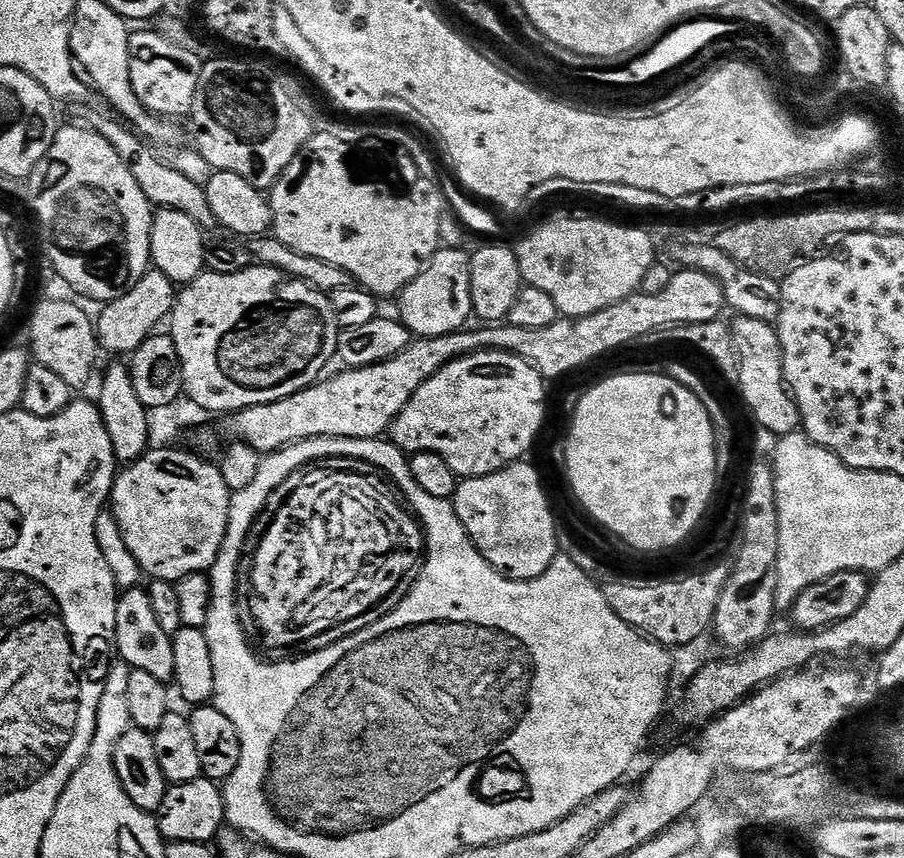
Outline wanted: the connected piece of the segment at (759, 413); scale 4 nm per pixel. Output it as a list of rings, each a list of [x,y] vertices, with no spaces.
[[[736,316],[733,321],[731,321],[730,327],[736,353],[742,354],[744,390],[747,392],[749,403],[755,409],[755,416],[758,417],[760,426],[777,438],[797,431],[801,427],[800,411],[784,380],[782,346],[775,327],[758,318],[746,316]]]

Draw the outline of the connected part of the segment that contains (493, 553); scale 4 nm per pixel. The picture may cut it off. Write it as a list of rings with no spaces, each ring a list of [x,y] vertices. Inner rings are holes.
[[[517,462],[485,476],[469,476],[461,479],[456,485],[456,495],[451,502],[456,511],[458,522],[474,542],[474,546],[504,576],[510,580],[533,580],[542,574],[556,561],[556,526],[557,513],[551,500],[548,499],[546,485],[541,480],[540,469],[535,463]]]

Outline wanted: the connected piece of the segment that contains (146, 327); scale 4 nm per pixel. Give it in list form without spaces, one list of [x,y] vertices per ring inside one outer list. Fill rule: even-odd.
[[[149,270],[133,288],[122,292],[118,299],[107,301],[101,307],[99,316],[94,320],[99,347],[108,352],[136,352],[138,346],[142,346],[142,342],[146,342],[146,338],[159,329],[156,327],[171,317],[177,295],[177,285],[170,278],[166,278],[166,274]]]

